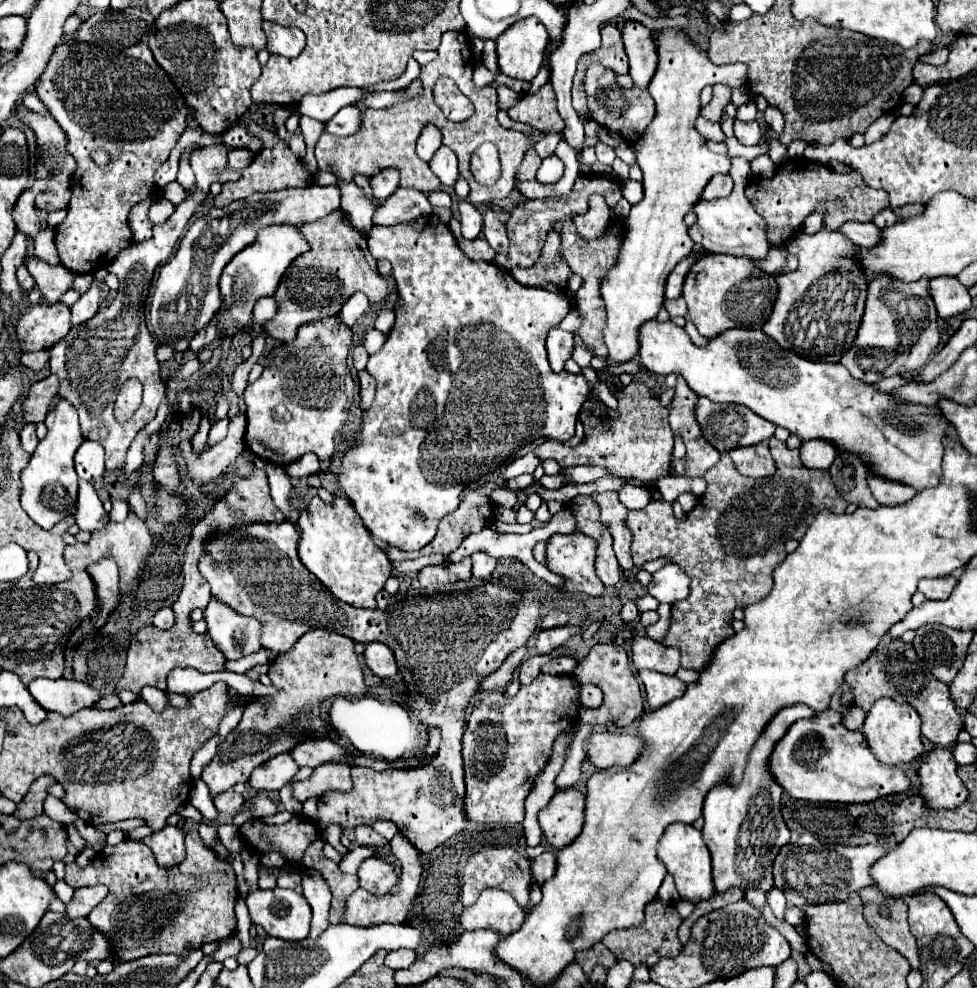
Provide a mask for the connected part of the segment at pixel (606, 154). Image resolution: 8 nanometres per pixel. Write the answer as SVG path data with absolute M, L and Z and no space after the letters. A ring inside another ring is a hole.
M598 143L594 149L596 149L596 157L598 157L600 163L604 163L604 165L612 165L612 163L614 163L614 159L616 159L614 149L610 149L610 147L604 145L604 143Z

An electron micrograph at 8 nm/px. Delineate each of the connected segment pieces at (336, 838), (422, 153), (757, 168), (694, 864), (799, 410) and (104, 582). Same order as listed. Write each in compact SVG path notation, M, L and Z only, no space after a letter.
M332 824L326 827L324 830L324 835L326 841L334 846L336 851L338 851L342 857L344 857L348 853L349 849L341 844L340 836L342 832L343 829L341 829L340 825Z
M426 125L418 137L418 157L422 161L430 161L440 145L442 145L442 133L438 131L438 127L434 129L432 125Z
M761 155L751 163L751 170L755 177L769 179L774 176L777 166L770 159L769 155Z
M684 823L670 825L660 839L658 859L664 863L668 873L674 877L676 889L682 899L686 899L690 903L698 903L702 899L710 899L716 893L714 883L712 883L710 851L702 841L702 833L698 829L694 829L692 825L684 825Z
M648 321L640 329L640 363L654 373L668 375L668 373L680 373L688 387L708 397L710 401L718 403L738 403L760 417L772 421L774 425L780 425L788 429L792 435L798 435L802 441L808 439L826 439L834 441L840 451L852 451L860 455L874 471L882 477L902 481L906 485L912 485L916 491L922 491L926 487L938 485L942 469L942 437L948 433L948 423L942 415L934 415L936 409L924 407L924 405L912 405L912 403L894 403L888 393L874 391L870 385L852 379L848 369L840 363L816 363L798 357L792 351L782 349L774 339L764 335L764 331L756 329L730 329L722 331L722 335L716 335L710 339L706 347L696 347L688 333L674 325L672 321L658 323Z
M104 559L104 561L98 561L98 563L90 565L88 573L92 575L92 579L96 583L96 593L98 593L100 607L96 611L94 627L100 629L106 623L106 617L110 615L110 611L120 601L120 593L118 593L118 567L114 565L114 561Z

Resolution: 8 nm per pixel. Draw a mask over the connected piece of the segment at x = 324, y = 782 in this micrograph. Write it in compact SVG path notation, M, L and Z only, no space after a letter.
M326 763L322 767L316 767L314 773L306 781L292 783L292 797L298 803L304 803L306 799L314 797L320 799L322 795L330 791L350 791L352 779L350 779L350 765L348 763Z

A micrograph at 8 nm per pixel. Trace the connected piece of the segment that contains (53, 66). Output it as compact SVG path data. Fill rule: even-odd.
M62 43L56 47L44 75L38 79L36 93L66 133L66 149L78 163L78 169L70 181L72 199L68 205L68 215L64 223L56 227L56 249L66 269L74 273L94 273L108 267L118 251L132 243L132 231L128 227L130 209L140 201L160 195L154 173L168 159L172 147L184 133L190 107L186 107L182 93L174 87L172 79L166 75L166 71L162 71L150 47L144 43L128 49L98 49L94 45ZM96 149L110 153L108 165L96 165L92 161L90 153Z

